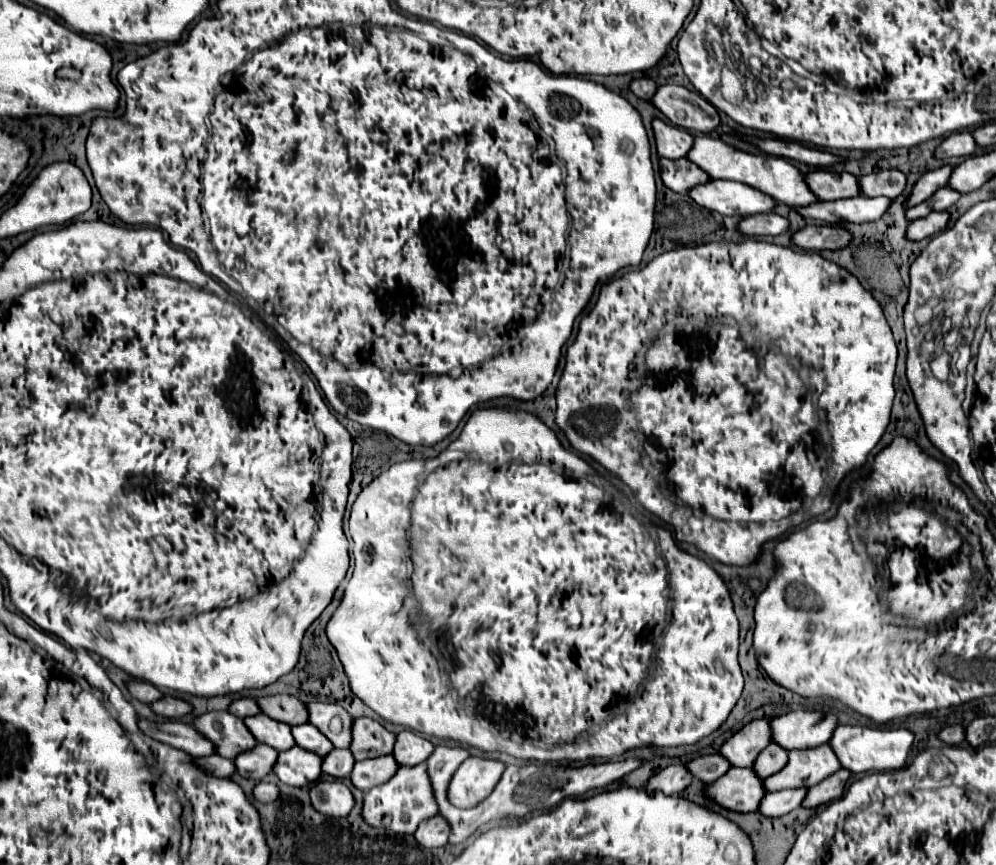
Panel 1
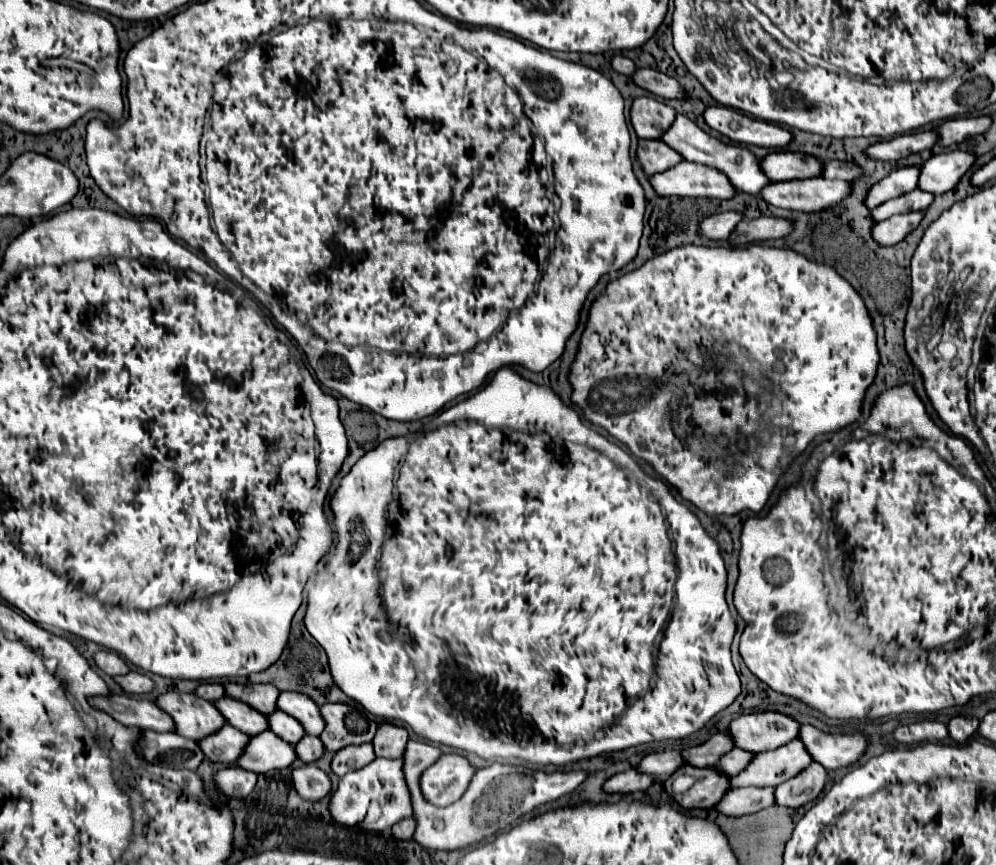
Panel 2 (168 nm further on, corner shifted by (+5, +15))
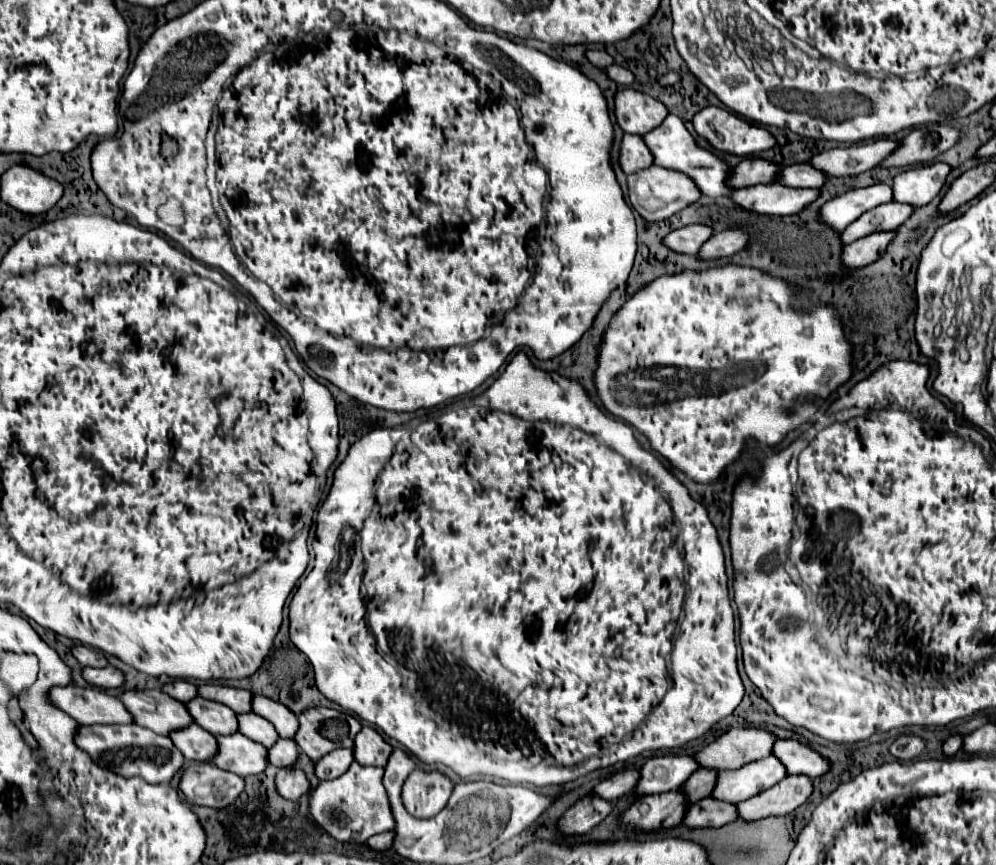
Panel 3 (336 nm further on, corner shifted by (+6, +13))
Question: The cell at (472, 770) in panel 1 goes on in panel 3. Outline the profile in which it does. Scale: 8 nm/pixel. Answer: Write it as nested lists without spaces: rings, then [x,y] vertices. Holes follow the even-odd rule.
[[[416,768],[402,786],[404,808],[414,818],[432,818],[448,802],[452,782],[438,772],[424,772]]]

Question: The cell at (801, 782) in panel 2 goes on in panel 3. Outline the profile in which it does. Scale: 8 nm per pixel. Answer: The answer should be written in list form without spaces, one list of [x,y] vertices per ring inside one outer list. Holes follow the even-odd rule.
[[[786,776],[780,784],[760,792],[758,796],[740,802],[738,818],[752,822],[766,816],[784,816],[804,804],[812,794],[812,782],[808,776]]]

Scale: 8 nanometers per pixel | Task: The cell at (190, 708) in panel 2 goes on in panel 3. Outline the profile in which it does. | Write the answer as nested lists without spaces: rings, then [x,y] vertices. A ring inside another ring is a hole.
[[[126,690],[118,698],[130,710],[134,724],[162,736],[194,722],[182,702],[160,690]]]

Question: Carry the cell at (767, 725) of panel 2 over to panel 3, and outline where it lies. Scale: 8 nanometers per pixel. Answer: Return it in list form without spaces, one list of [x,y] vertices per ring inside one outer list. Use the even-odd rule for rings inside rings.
[[[732,728],[704,750],[694,754],[700,768],[712,768],[716,772],[736,770],[748,762],[756,762],[772,754],[776,736],[756,728]]]

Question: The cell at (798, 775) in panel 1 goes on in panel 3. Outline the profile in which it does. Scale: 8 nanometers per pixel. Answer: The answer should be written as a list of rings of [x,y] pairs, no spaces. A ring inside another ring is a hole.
[[[768,756],[762,760],[750,762],[748,766],[742,766],[738,770],[720,772],[710,796],[722,802],[738,804],[768,790],[784,776],[786,776],[784,764],[778,758]]]

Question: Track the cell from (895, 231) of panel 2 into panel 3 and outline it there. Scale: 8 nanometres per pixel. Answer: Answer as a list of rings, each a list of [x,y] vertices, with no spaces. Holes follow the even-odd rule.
[[[874,232],[844,246],[844,266],[848,266],[848,270],[856,270],[856,266],[868,266],[876,262],[876,258],[880,258],[890,244],[892,236],[892,232]]]

